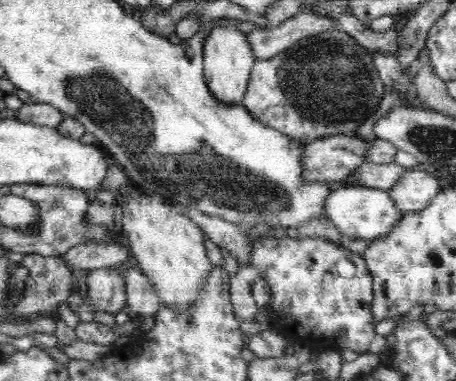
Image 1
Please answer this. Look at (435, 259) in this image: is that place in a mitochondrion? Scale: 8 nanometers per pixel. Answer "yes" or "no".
no

